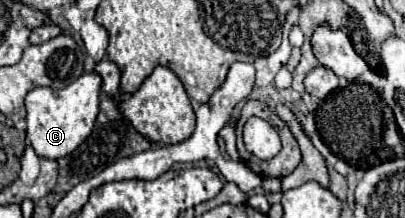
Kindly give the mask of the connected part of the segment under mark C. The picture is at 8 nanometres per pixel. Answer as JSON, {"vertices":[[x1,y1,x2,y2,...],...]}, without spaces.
{"vertices":[[85,73,63,89,35,87,25,97,27,107,27,139,35,153,45,159,61,159,75,151,89,135,99,111,101,77,97,73]]}

